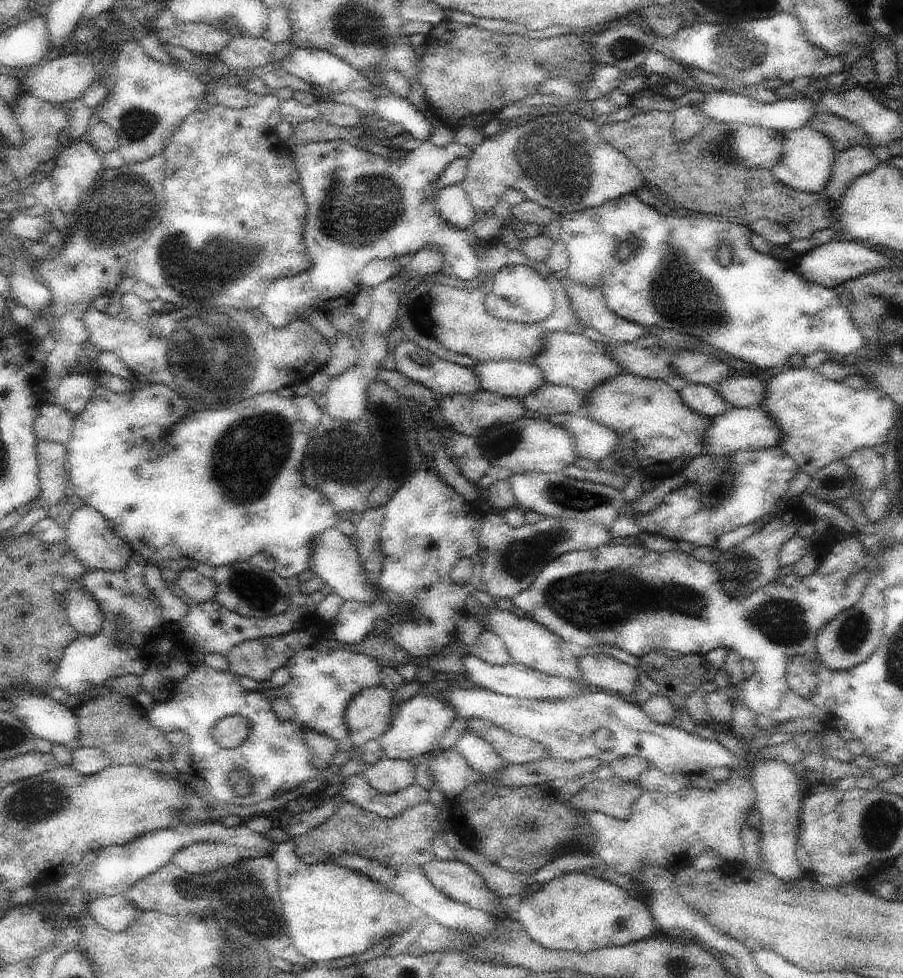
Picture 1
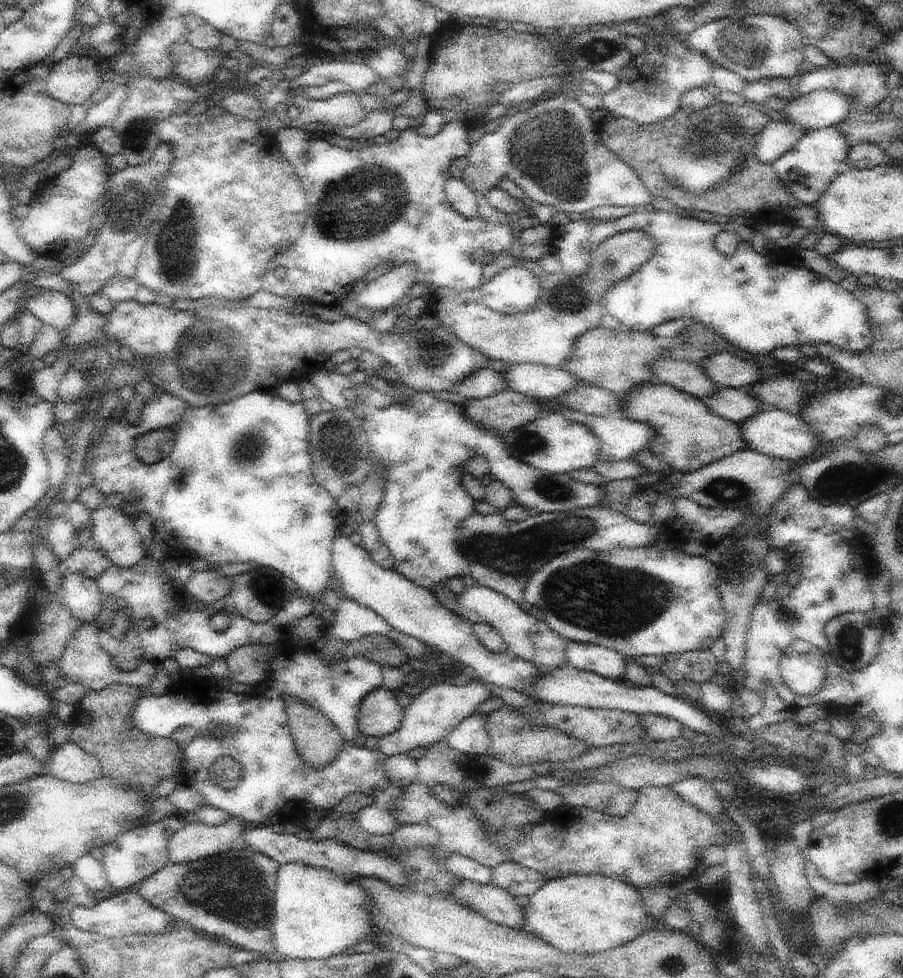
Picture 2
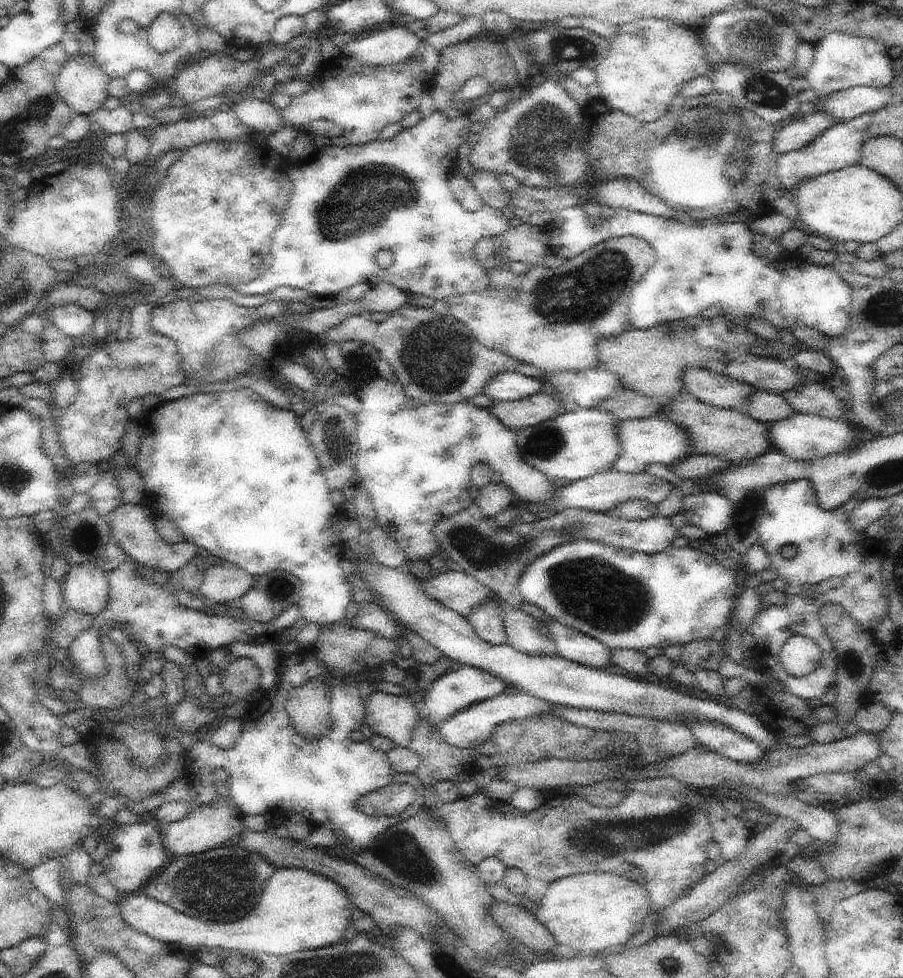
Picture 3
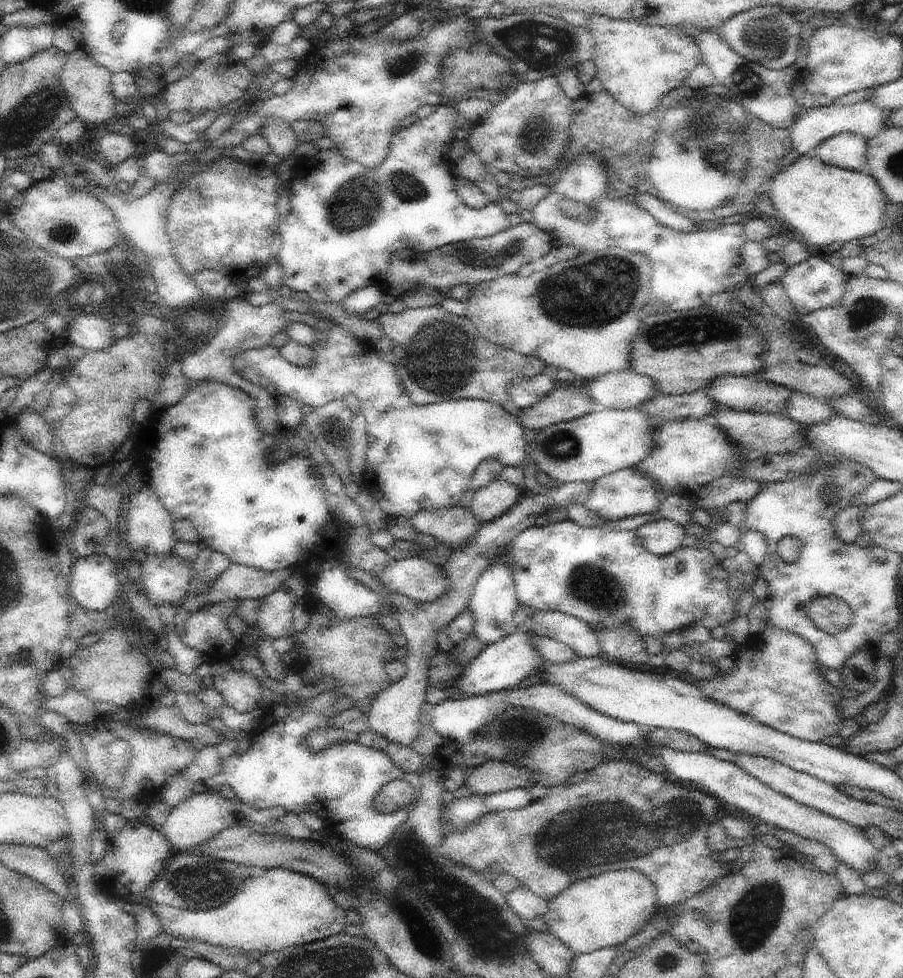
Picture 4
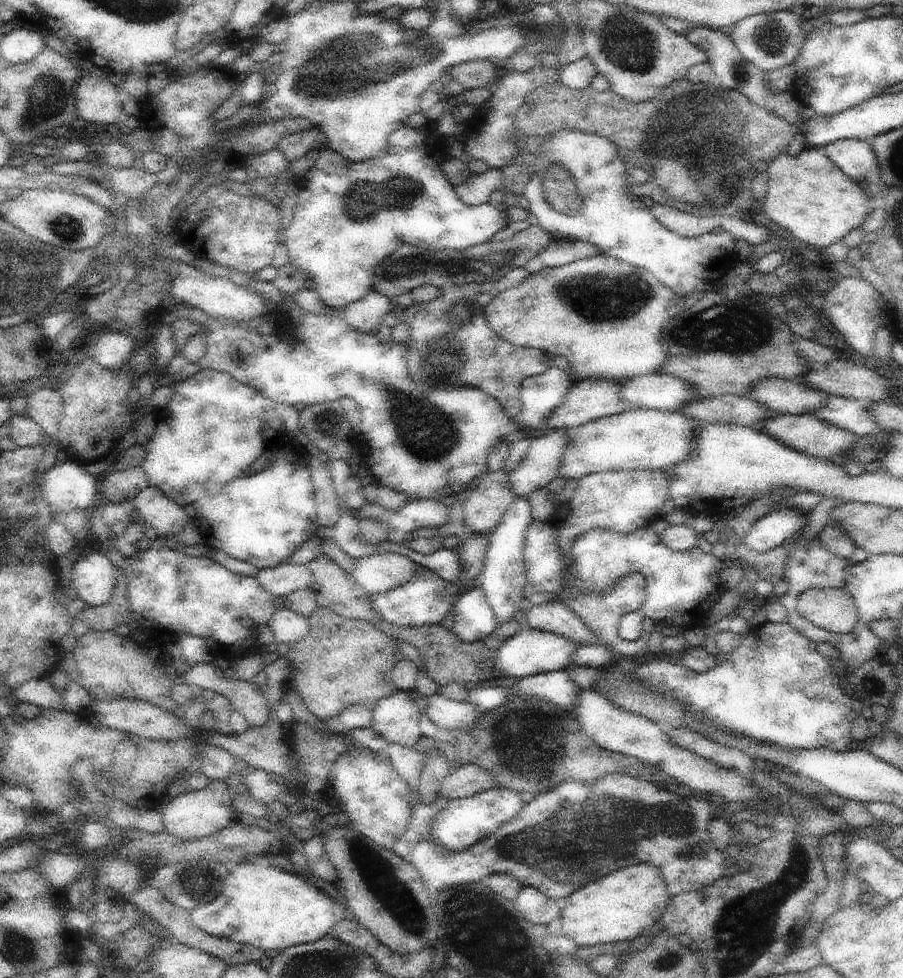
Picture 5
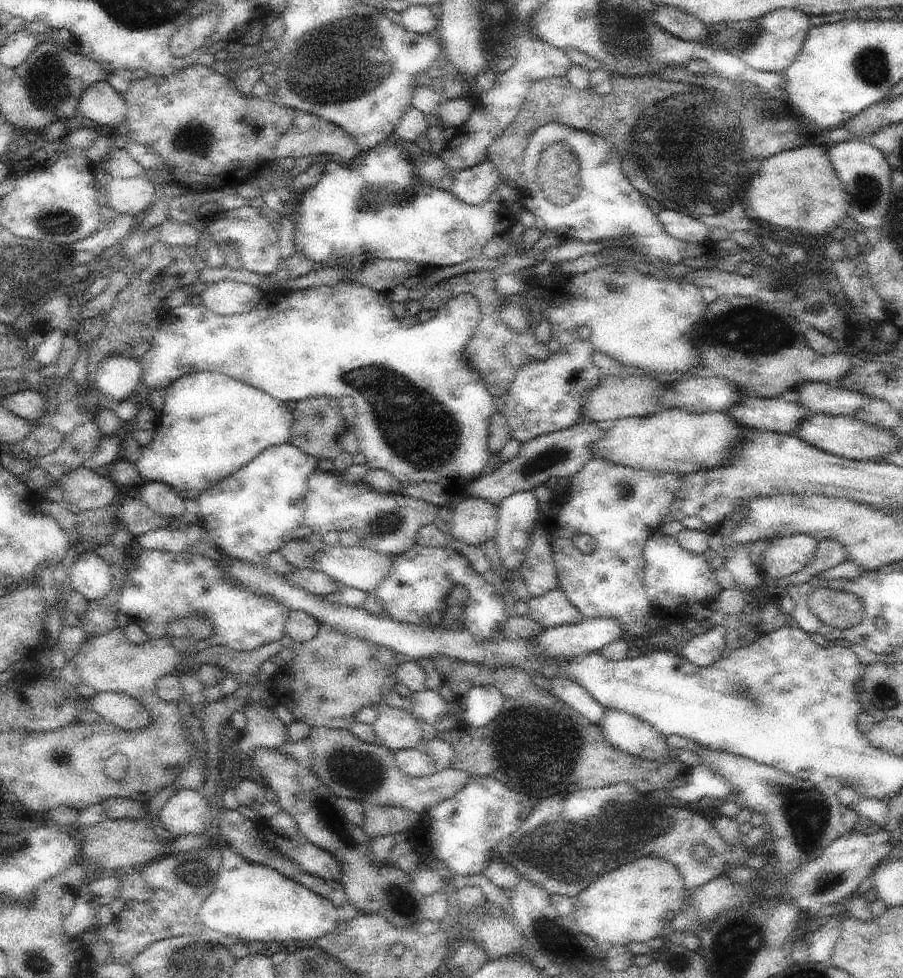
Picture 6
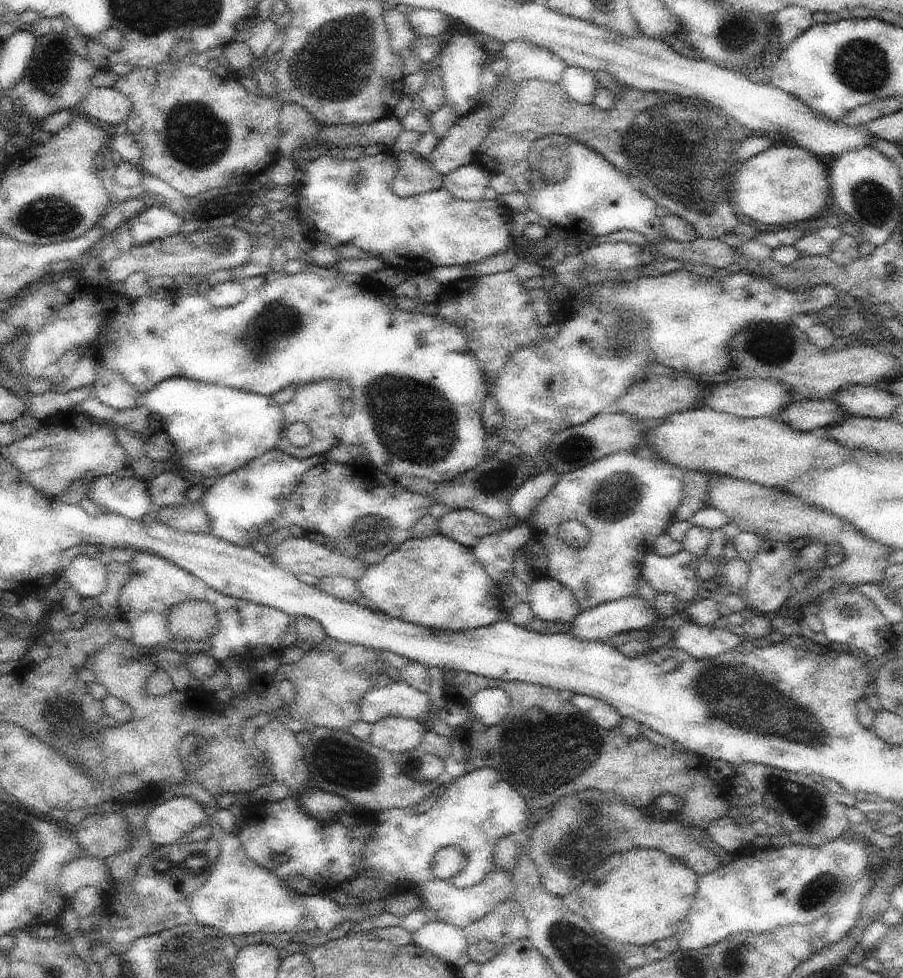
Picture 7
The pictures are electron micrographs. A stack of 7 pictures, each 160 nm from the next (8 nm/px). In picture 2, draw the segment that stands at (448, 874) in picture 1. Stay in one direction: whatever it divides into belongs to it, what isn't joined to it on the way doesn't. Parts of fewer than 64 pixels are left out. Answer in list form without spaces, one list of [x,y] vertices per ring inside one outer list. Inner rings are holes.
[[[458,876],[458,878],[459,881],[457,884],[454,884],[453,891],[449,892],[449,894],[458,904],[461,904],[469,909],[474,909],[476,912],[479,912],[482,916],[485,916],[492,922],[512,928],[524,928],[524,909],[518,905],[518,902],[511,894],[508,894],[508,892],[502,890],[494,883],[482,884],[478,881],[462,878],[460,876]]]

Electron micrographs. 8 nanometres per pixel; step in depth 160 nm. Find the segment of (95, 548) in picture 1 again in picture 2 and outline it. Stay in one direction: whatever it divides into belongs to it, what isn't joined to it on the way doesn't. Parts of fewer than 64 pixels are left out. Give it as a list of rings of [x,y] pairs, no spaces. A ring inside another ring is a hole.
[[[106,504],[92,511],[90,516],[92,538],[99,546],[98,549],[111,560],[111,564],[115,564],[121,569],[129,569],[146,556],[144,548],[142,548],[142,539],[140,539],[140,534],[136,531],[133,519],[123,515],[117,508]]]

